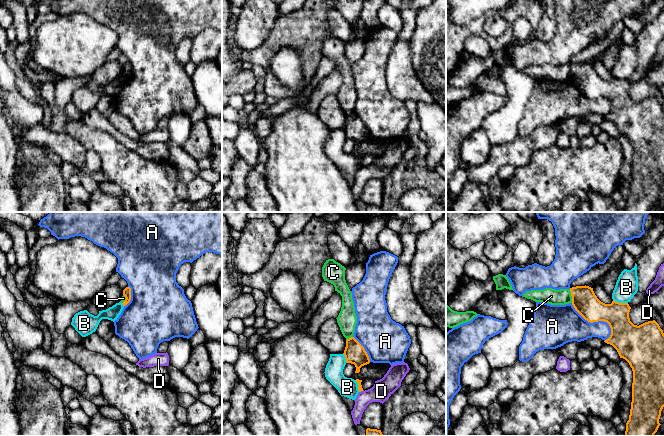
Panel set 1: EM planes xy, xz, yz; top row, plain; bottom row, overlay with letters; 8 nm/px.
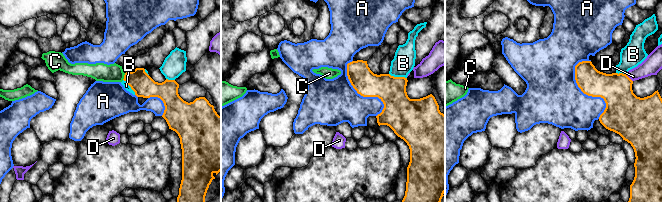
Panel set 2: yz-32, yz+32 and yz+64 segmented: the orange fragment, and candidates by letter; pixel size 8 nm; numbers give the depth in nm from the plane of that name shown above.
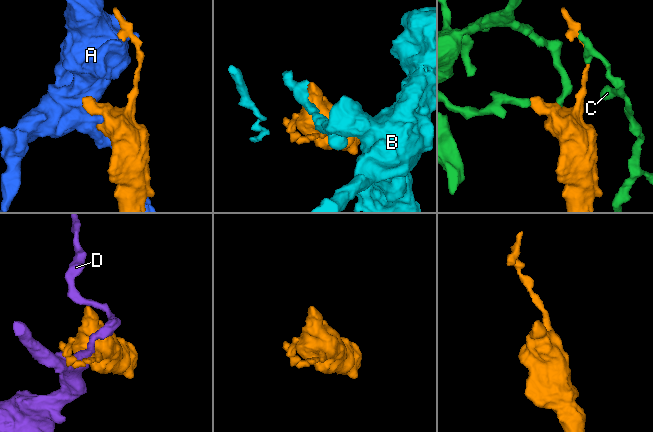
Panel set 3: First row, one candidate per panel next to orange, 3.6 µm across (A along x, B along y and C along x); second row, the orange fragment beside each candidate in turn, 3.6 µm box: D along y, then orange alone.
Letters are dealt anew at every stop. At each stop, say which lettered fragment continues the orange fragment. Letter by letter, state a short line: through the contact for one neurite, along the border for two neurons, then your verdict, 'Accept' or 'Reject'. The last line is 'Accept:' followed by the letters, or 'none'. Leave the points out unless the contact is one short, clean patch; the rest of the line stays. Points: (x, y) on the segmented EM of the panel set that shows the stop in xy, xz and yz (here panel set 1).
A: Reject
B: Reject
C: Line: yz (569, 289), (572, 302). Reject
D: Line: xz (363, 390), (359, 392). Reject
Accept: none

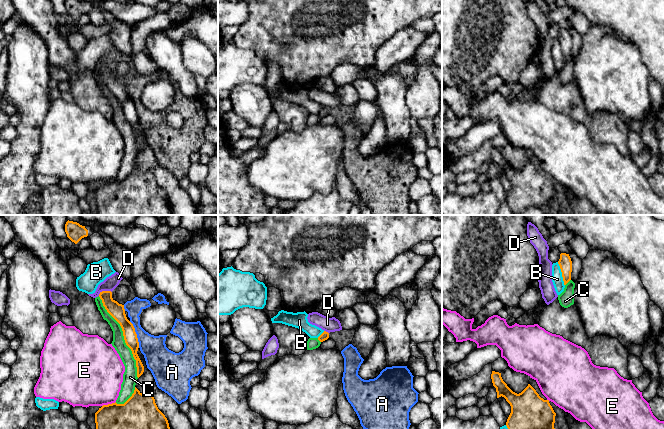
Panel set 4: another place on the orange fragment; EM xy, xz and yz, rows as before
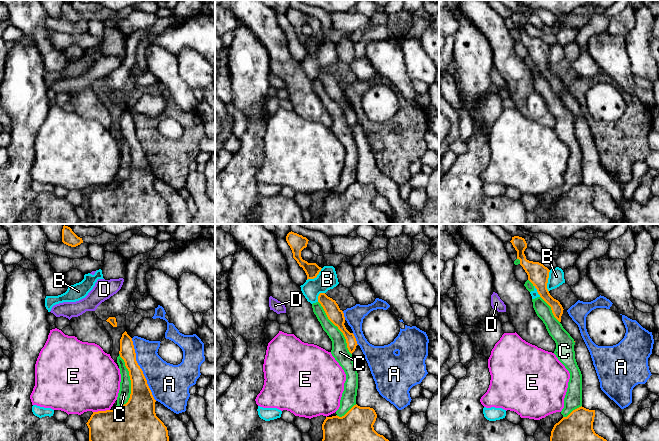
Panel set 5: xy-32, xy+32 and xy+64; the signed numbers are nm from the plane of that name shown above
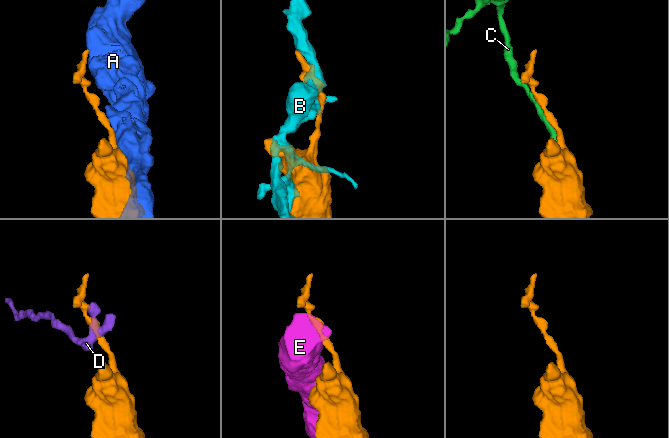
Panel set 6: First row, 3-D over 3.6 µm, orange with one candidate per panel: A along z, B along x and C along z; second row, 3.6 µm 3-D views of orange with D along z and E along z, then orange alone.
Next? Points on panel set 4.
A: Reject
B: Reject
C: Reject
D: Line: xy (111, 292), (102, 291), (98, 295). Reject
E: Reject
Accept: none

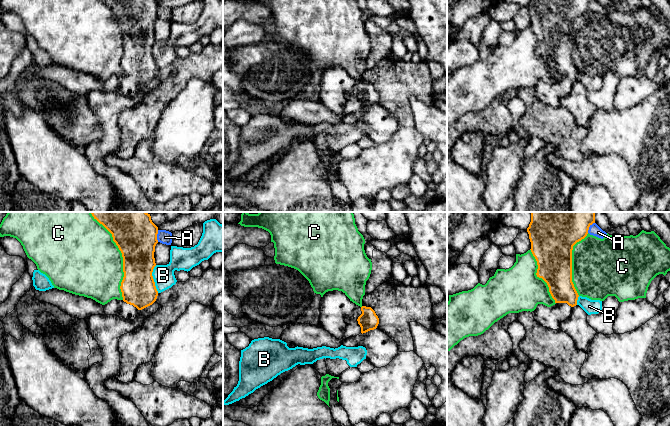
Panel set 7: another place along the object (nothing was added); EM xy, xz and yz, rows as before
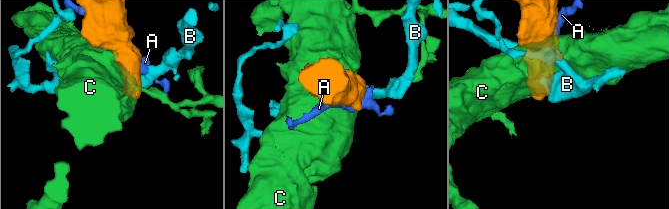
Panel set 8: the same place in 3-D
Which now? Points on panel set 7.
A: Reject
B: Line: xy (155, 265), (152, 271), (152, 278), (158, 292). Reject
C: Reject
Accept: none

